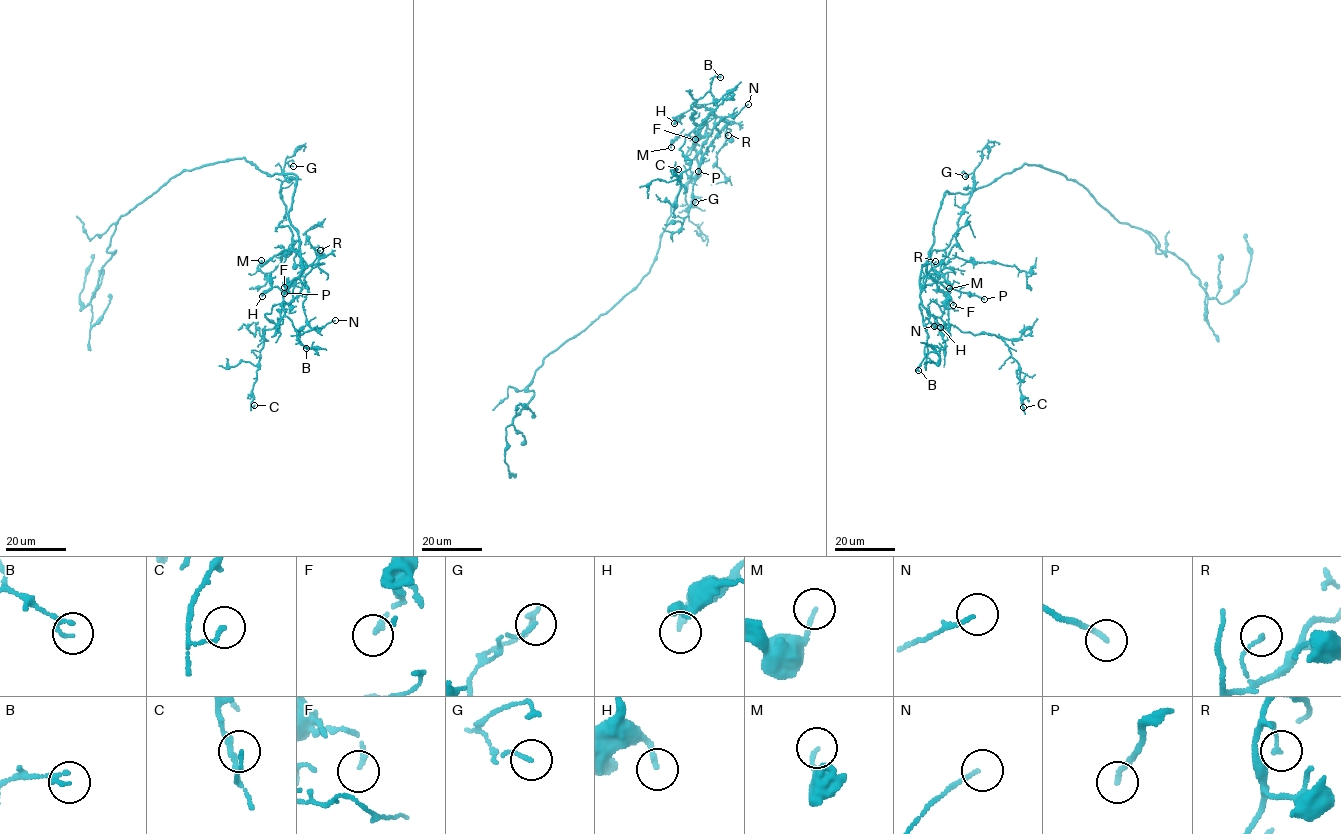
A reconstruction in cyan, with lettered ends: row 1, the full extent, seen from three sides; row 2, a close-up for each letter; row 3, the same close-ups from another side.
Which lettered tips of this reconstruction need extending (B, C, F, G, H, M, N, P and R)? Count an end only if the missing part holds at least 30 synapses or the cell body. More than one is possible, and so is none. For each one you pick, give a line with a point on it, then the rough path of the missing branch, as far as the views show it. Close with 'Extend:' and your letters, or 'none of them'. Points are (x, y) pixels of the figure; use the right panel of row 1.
P: Place: (984, 299). Course of what is missing: (984, 299), (1010, 314), (1025, 308), (1025, 270), (1036, 252), (1038, 237), (1034, 233), (1030, 236)
Extend: P

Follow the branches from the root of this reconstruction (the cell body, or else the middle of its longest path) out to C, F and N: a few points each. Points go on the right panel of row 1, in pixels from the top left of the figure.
C: (1004, 174), (967, 194), (944, 192), (920, 298), (944, 324), (1003, 340), (1018, 364), (1023, 407)
F: (1004, 174), (967, 194), (944, 192), (934, 244), (921, 270), (920, 298), (939, 317), (946, 301), (953, 305)
N: (1004, 174), (967, 194), (944, 192), (920, 278), (922, 287), (932, 278), (949, 293), (948, 337), (934, 326)

